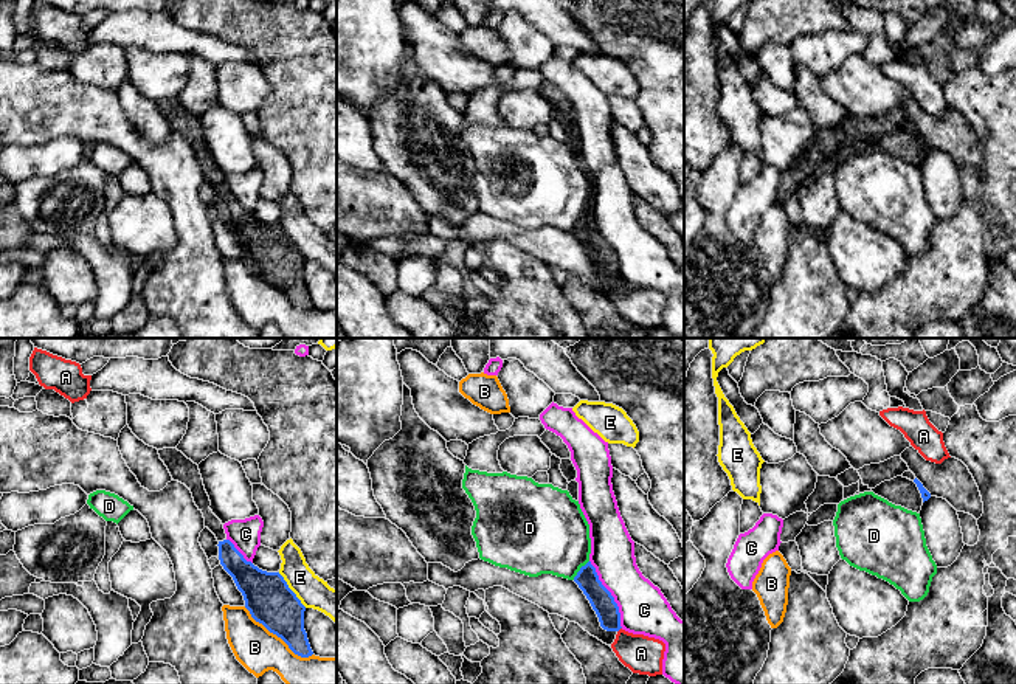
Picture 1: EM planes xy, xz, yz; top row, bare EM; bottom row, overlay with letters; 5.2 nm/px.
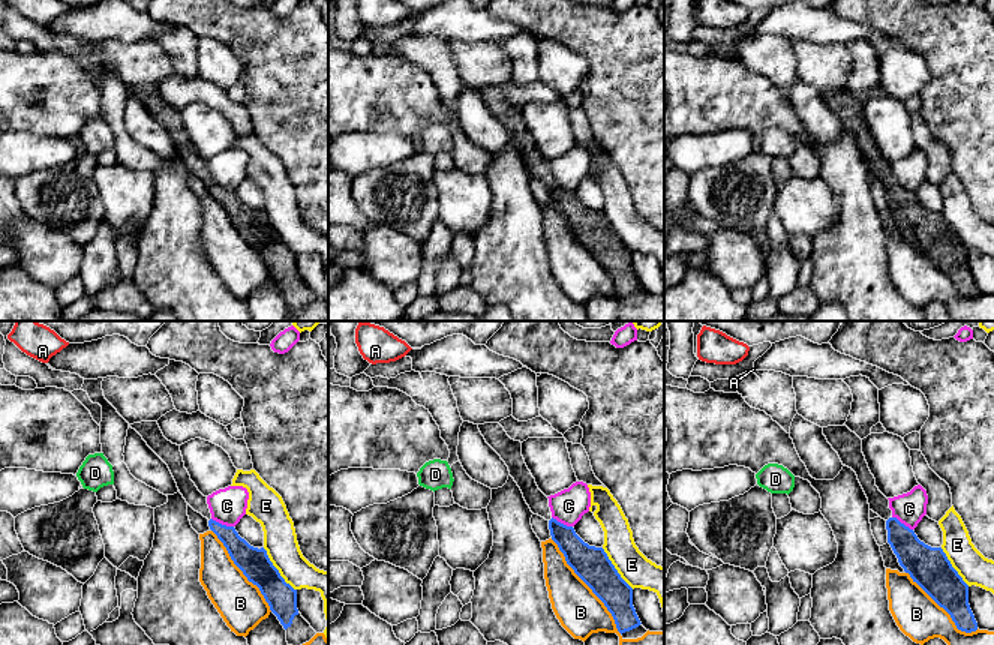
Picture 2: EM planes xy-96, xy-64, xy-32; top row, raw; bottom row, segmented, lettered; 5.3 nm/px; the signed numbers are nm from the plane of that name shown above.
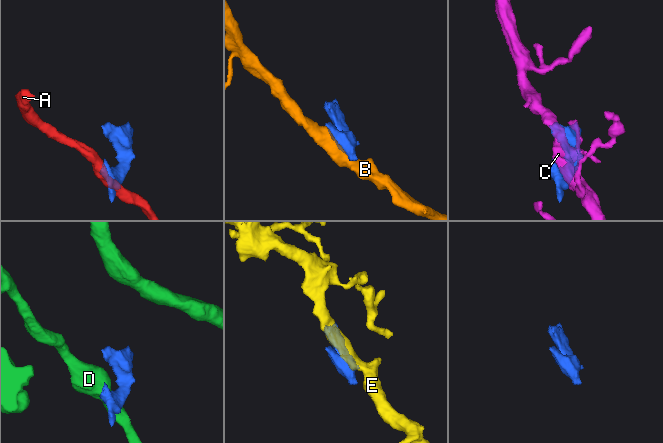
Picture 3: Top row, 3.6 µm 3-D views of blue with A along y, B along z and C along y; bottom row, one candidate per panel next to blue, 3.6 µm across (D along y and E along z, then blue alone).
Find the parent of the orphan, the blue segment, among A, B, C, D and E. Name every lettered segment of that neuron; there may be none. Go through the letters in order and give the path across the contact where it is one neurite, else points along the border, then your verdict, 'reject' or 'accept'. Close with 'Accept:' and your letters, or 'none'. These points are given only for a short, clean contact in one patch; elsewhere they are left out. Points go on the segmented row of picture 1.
A: border xz (621, 627), (618, 632); reject
B: reject
C: reject
D: reject
E: border xy (278, 573), (306, 607); reject
Accept: none

